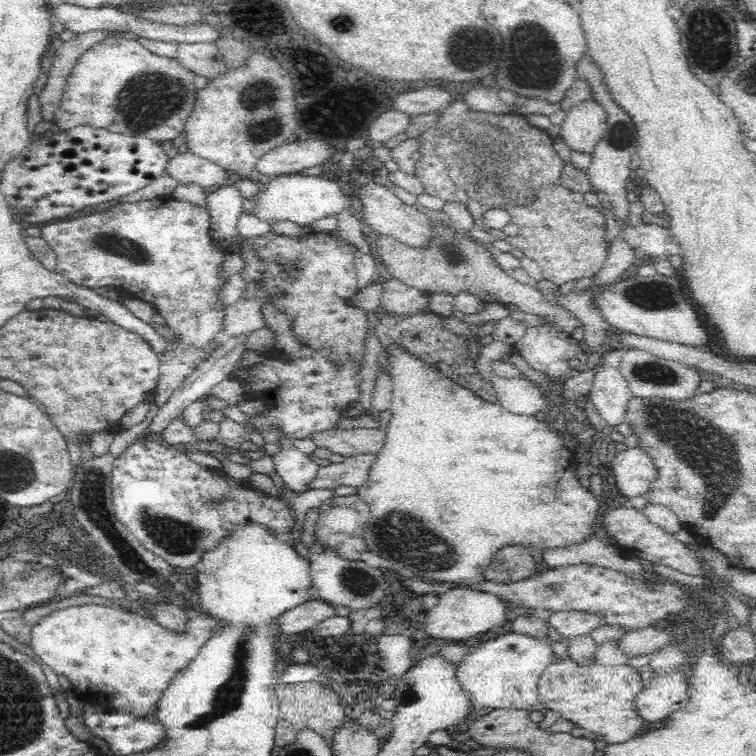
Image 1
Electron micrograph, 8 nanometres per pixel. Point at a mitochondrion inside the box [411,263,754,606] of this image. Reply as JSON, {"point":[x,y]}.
{"point":[714,455]}

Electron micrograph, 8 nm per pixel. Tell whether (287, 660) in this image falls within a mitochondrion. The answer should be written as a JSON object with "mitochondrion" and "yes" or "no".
{"mitochondrion":"no"}

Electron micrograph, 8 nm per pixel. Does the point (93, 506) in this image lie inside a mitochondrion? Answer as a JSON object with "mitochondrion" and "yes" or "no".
{"mitochondrion":"yes"}

